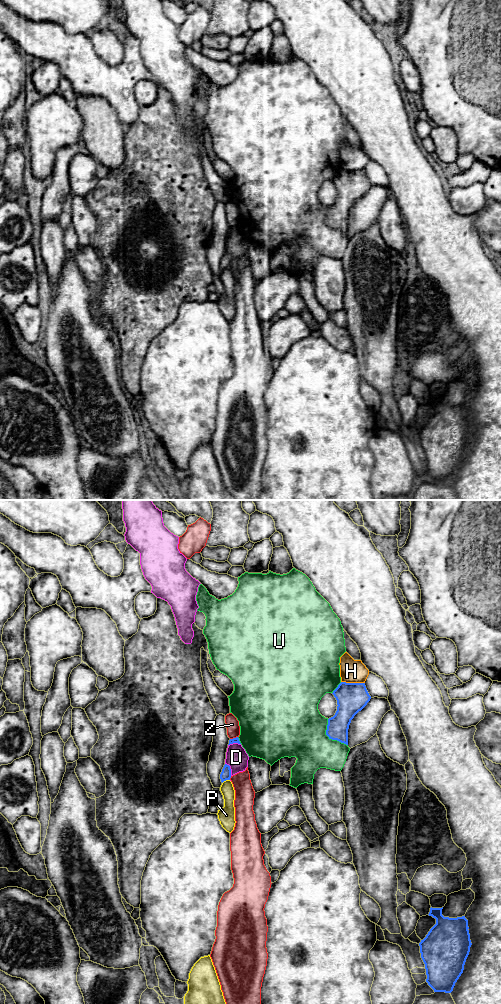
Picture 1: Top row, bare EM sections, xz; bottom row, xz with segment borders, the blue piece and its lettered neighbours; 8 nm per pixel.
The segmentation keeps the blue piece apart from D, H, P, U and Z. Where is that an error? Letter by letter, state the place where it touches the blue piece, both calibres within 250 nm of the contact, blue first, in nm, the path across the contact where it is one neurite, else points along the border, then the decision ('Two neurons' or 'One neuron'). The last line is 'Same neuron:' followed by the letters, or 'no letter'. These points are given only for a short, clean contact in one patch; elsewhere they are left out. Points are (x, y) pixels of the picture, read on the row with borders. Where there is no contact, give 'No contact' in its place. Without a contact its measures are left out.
D: Touches blue at xz (230, 769). Thickness 80 nm (blue) against 180 nm. Boundary: xz (225, 763), (229, 766), (231, 775). Two neurons
H: Touches blue at xz (353, 683). Thickness 240 nm (blue) against 190 nm. Two neurons
P: Touches blue at xz (225, 780). Thickness 80 nm (blue) against 110 nm. Two neurons
U: Touches blue at xz (329, 737). Thickness 180 nm (blue) against 440 nm. Two neurons
Z: Touches blue at xz (230, 777). Thickness 80 nm (blue) against 160 nm. Two neurons
Same neuron: no letter

